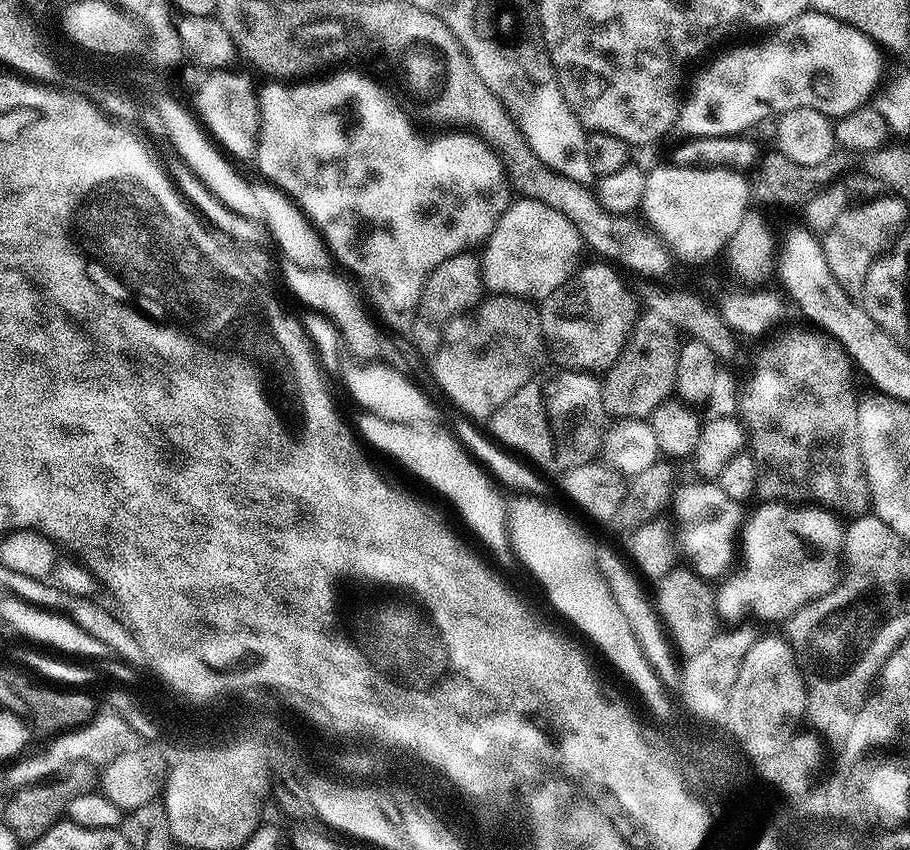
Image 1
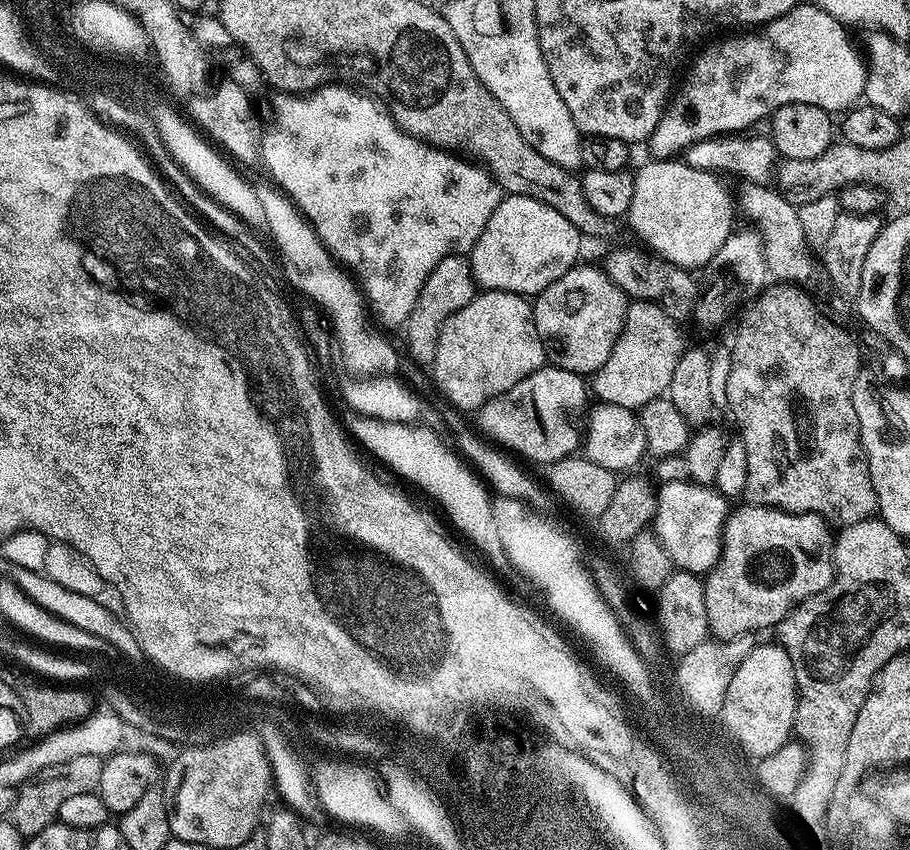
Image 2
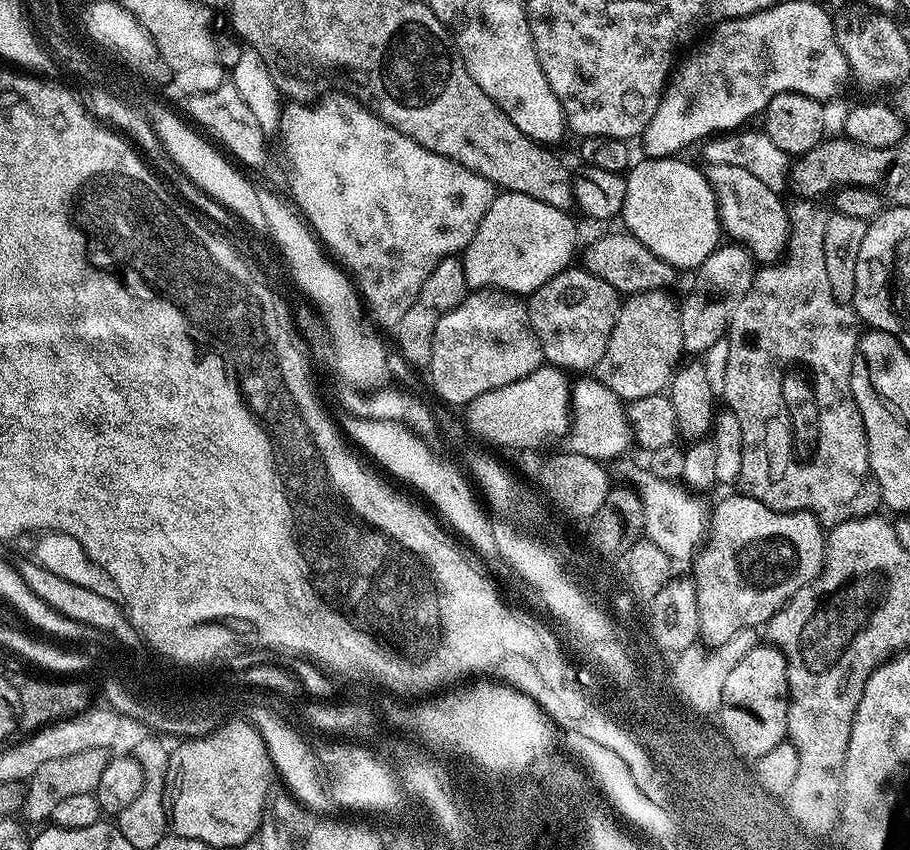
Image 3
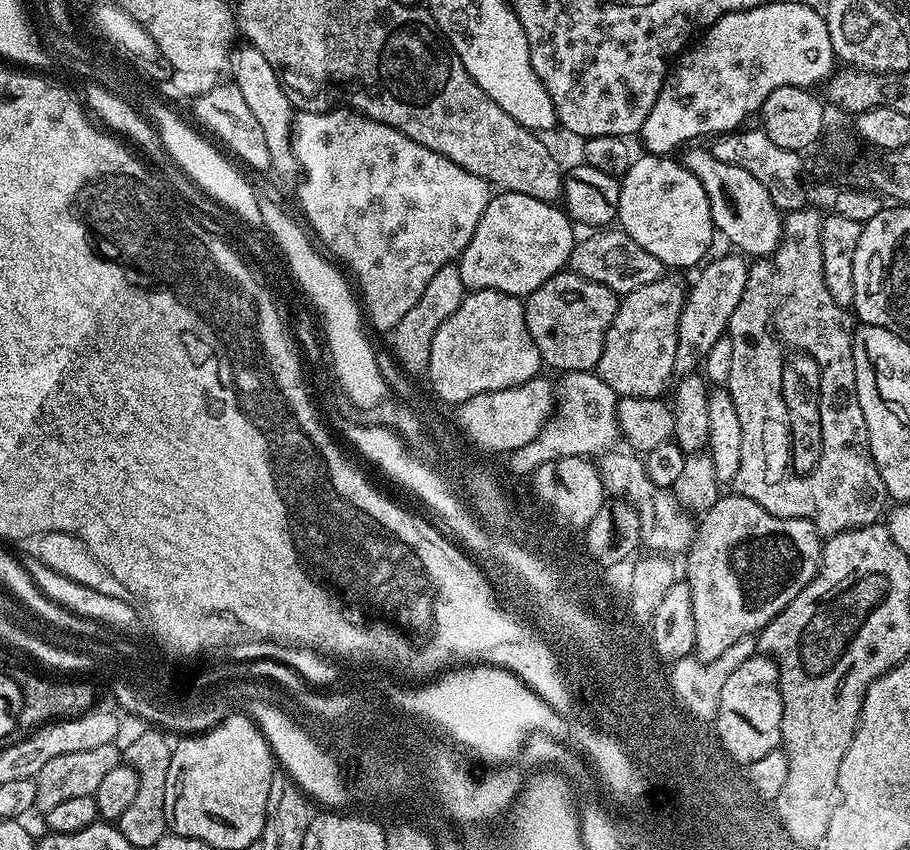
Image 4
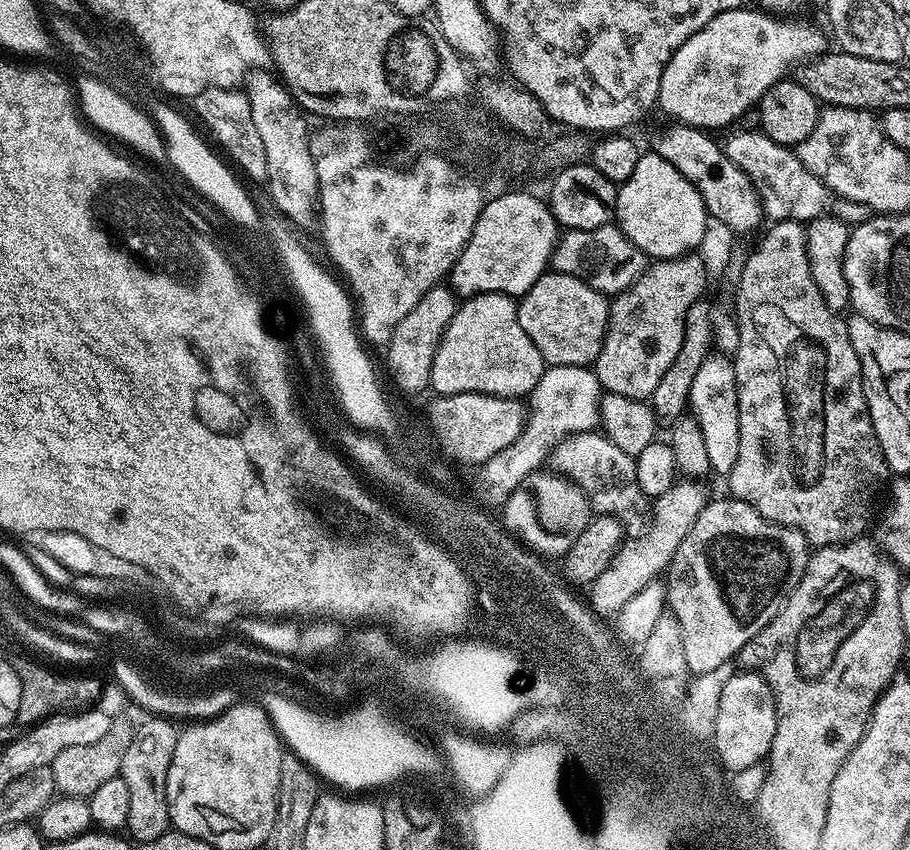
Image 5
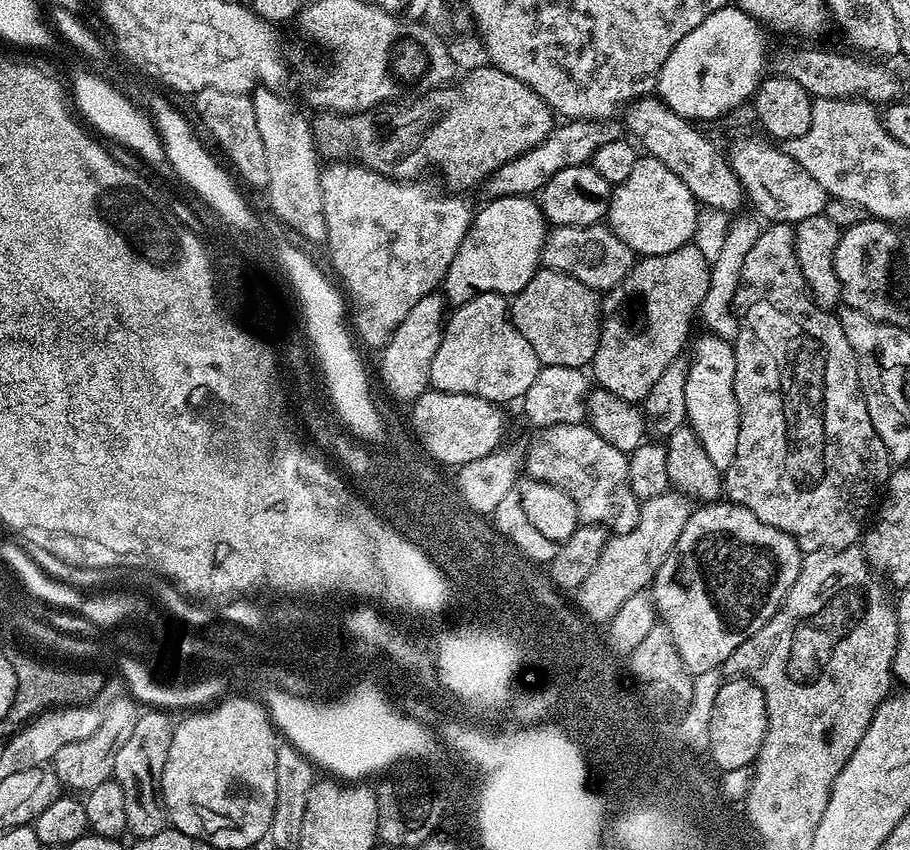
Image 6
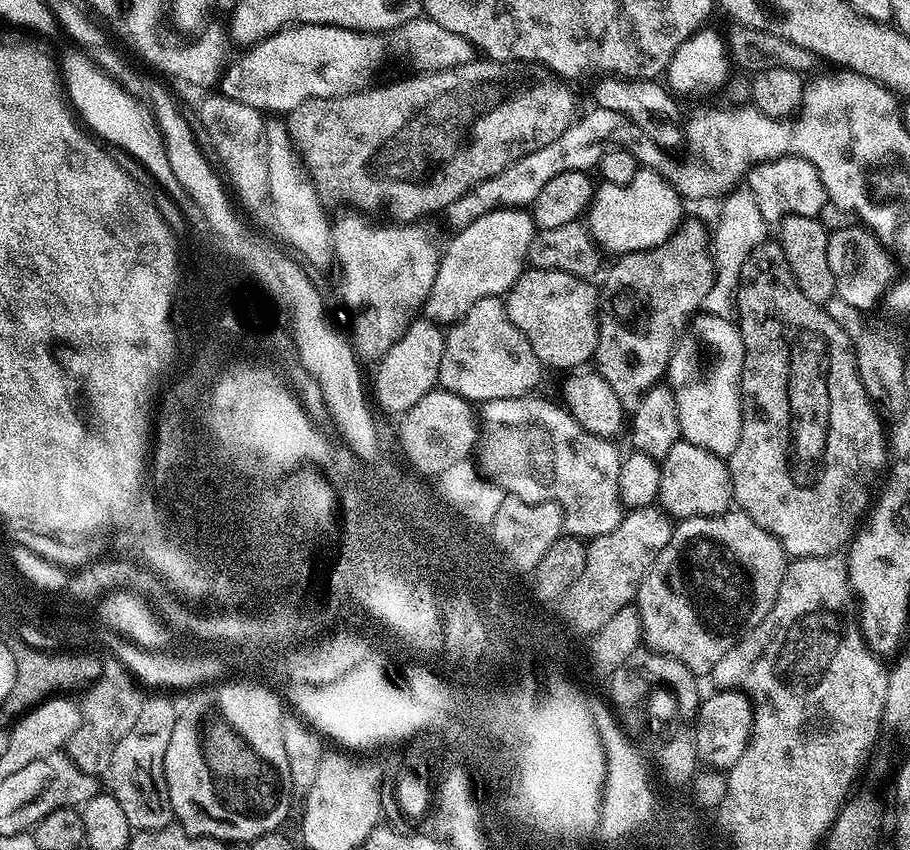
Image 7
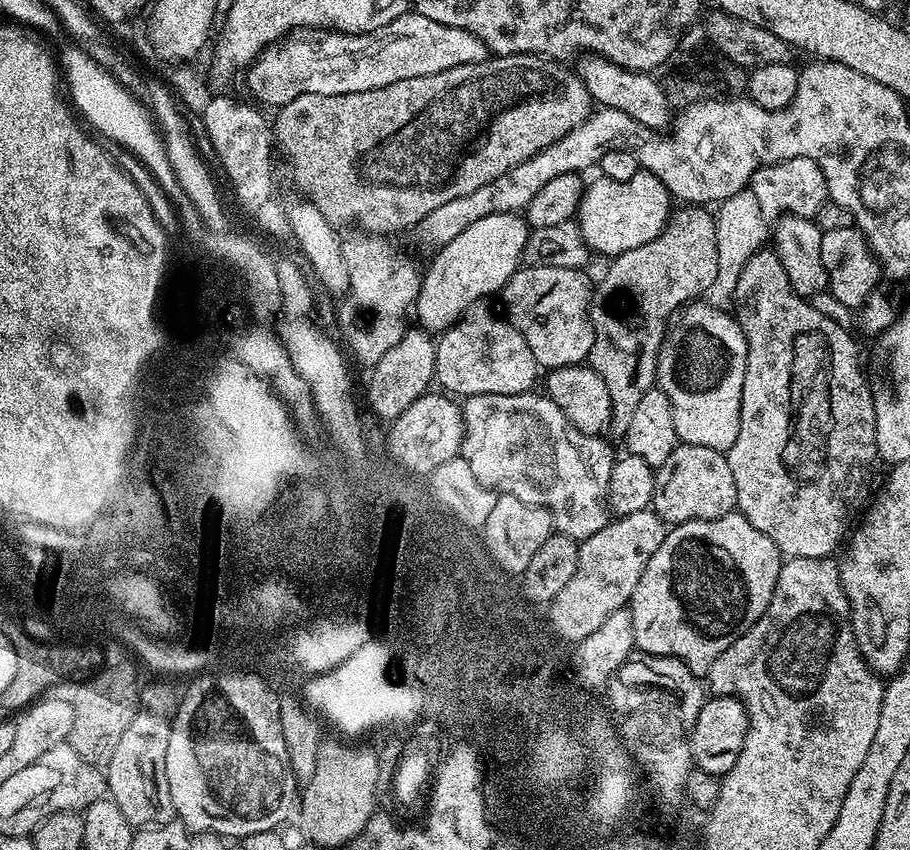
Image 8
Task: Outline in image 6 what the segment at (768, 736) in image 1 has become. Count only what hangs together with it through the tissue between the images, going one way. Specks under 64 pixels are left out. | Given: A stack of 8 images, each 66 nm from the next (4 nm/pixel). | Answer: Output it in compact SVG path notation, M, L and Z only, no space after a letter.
M728 678L716 690L710 714L709 735L713 742L710 754L725 773L739 773L753 763L768 733L768 711L762 690L752 680Z

